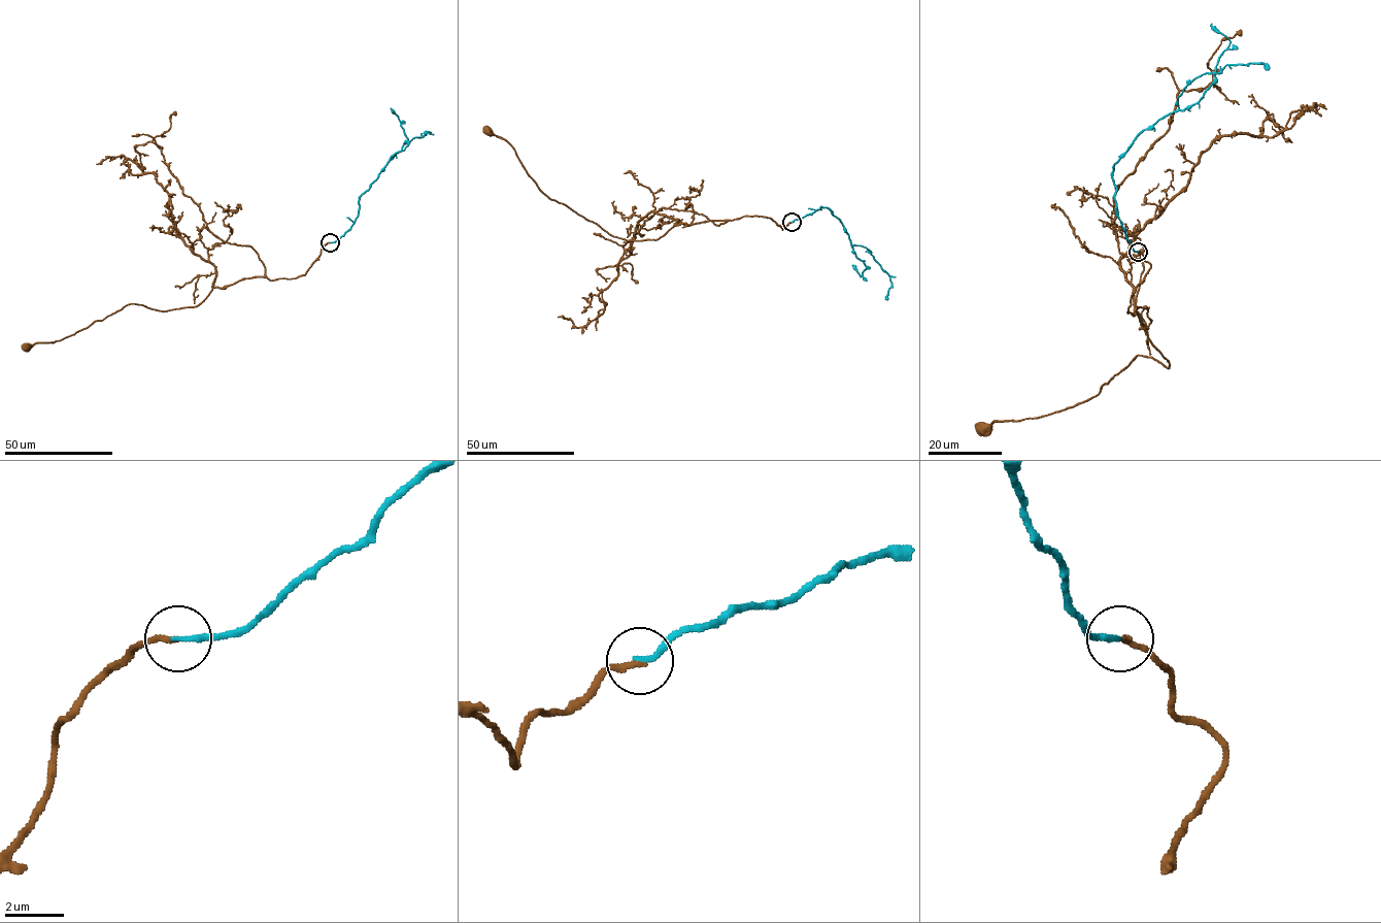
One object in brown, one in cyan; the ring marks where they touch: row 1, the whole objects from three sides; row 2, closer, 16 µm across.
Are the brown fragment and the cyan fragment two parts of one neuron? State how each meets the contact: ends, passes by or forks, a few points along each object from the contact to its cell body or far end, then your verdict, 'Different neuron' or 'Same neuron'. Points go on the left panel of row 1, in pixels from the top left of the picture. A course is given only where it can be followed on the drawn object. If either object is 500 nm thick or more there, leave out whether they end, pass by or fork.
At the ring brown ends. At the ring cyan ends. Course of brown: (330, 242), (304, 274), (242, 278), (214, 288), (195, 307), (158, 310), (128, 304), (60, 340), (25, 348). Course of cyan: (330, 242), (335, 242), (350, 228), (358, 216), (360, 197), (390, 159), (412, 138), (426, 134). Same neuron

